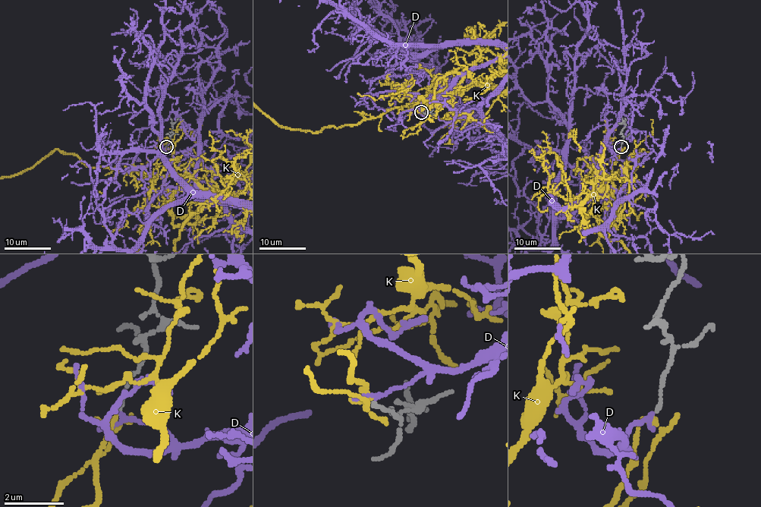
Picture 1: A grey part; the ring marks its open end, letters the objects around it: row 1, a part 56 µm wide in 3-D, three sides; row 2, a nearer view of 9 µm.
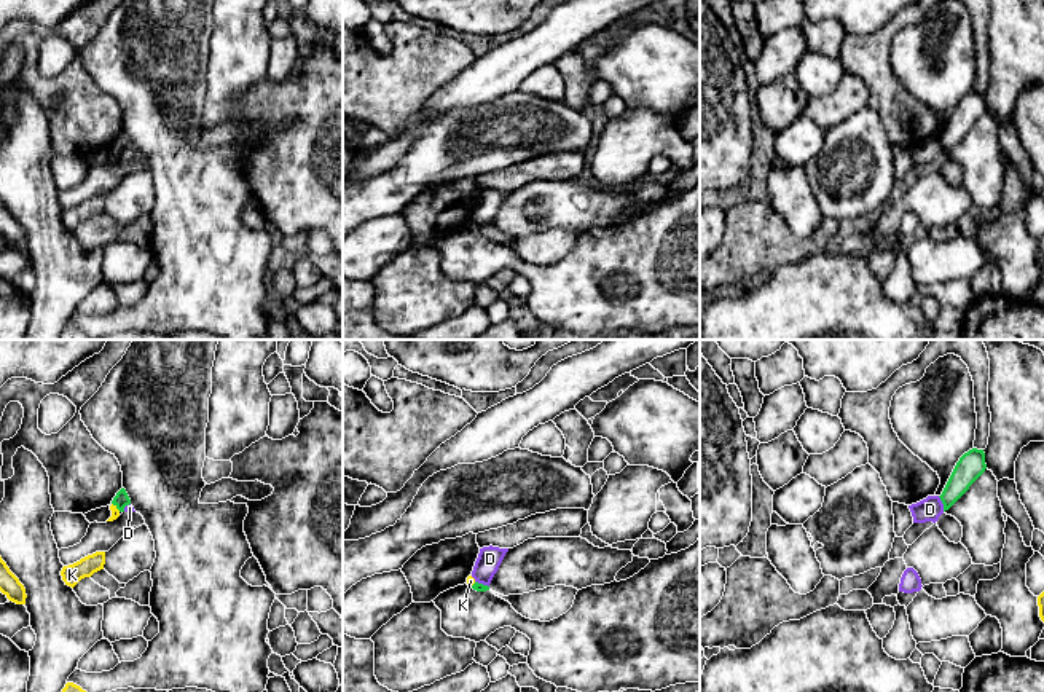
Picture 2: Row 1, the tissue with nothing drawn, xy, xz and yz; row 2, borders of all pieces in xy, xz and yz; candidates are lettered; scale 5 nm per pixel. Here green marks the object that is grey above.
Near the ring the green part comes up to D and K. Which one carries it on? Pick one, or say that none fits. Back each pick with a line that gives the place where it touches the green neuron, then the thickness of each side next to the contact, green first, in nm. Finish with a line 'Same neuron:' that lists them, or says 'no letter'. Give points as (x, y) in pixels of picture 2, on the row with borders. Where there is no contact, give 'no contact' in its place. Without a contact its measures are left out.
K: xy (117, 507) | 80/50 nm
Same neuron: K

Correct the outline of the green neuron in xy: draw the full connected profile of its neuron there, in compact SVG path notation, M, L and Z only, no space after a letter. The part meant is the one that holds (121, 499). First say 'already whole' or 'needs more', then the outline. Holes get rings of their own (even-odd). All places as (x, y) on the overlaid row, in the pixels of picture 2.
needs more; M121 488L112 501L110 510L112 517L107 521L113 521L124 512L124 507L131 504L131 499L124 488Z

